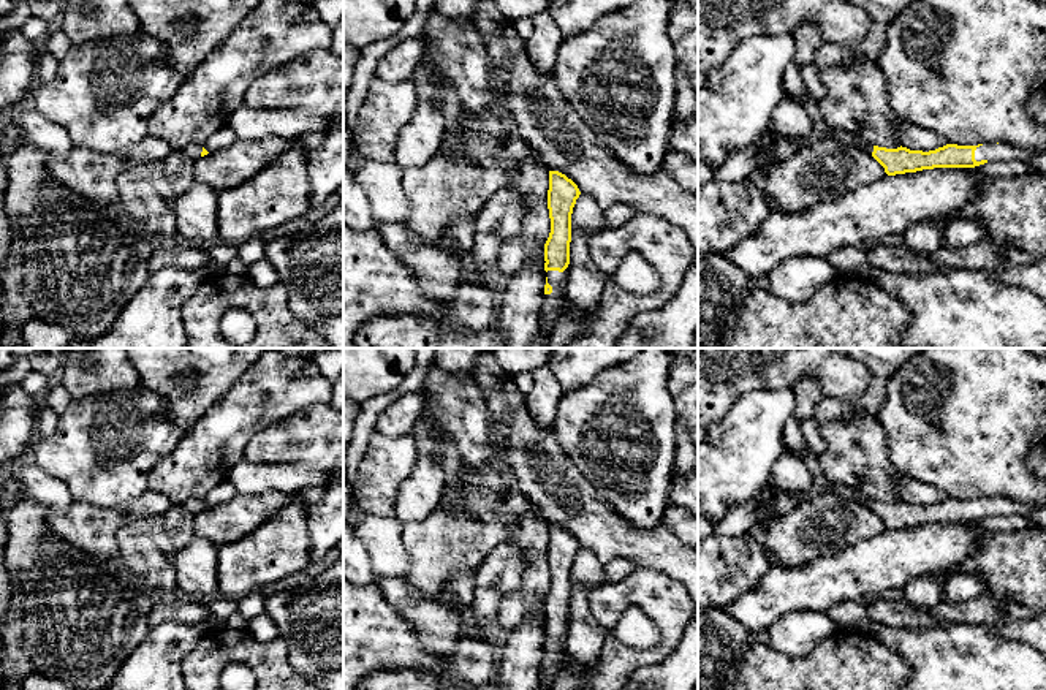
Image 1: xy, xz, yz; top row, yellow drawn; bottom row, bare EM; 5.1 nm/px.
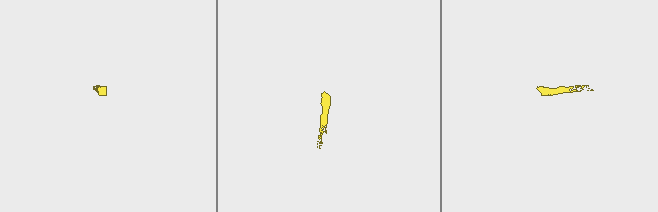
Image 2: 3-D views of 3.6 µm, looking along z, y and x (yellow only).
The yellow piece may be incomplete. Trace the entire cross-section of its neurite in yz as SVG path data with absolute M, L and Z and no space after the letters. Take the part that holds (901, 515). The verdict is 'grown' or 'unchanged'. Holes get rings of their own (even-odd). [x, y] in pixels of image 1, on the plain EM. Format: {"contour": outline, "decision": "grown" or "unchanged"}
{"contour": "M987 497L978 500L946 499L935 505L910 505L907 502L886 503L867 499L869 506L883 522L888 530L916 527L934 522L975 522L992 514L1025 516L1030 510L1038 508L1030 503L1016 503L1003 497Z", "decision": "grown"}

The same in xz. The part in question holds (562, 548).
{"contour": "M549 525L548 563L551 587L544 598L544 655L540 681L554 682L568 654L560 649L565 624L570 619L571 568L581 546L578 540L559 525Z", "decision": "grown"}

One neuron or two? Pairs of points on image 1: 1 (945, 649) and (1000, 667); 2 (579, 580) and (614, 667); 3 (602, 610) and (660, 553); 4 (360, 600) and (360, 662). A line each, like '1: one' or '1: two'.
1: one
2: two
3: two
4: one

